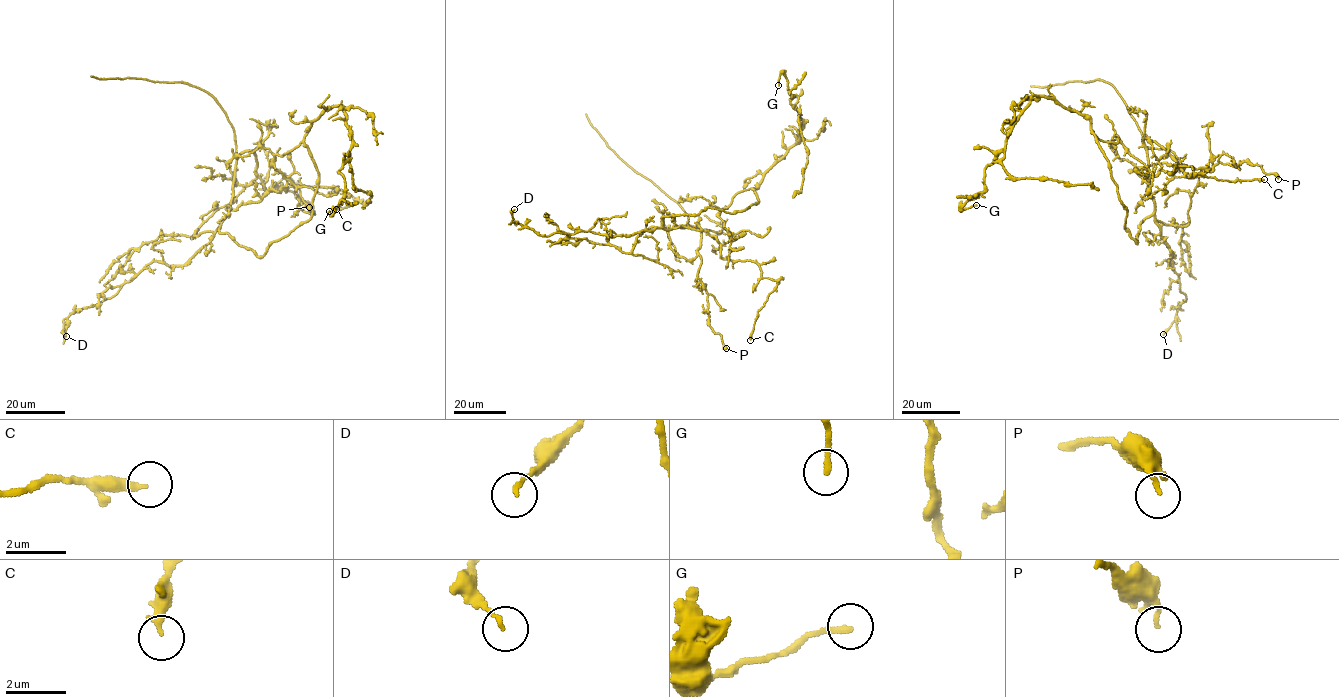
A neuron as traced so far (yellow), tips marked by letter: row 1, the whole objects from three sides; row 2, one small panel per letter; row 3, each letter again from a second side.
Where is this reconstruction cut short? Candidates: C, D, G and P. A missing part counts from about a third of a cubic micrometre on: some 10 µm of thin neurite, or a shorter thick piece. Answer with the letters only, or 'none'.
none

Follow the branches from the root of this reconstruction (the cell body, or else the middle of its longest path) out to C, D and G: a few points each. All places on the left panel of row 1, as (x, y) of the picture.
C: (287, 235), (258, 256), (219, 231), (231, 210), (282, 187), (327, 186), (357, 199), (336, 209)
D: (287, 235), (258, 256), (220, 226), (183, 265), (152, 261), (114, 295), (71, 313), (63, 321), (66, 336)
G: (287, 235), (310, 218), (318, 181), (304, 136), (340, 106), (352, 147), (339, 171), (345, 196), (329, 211)

